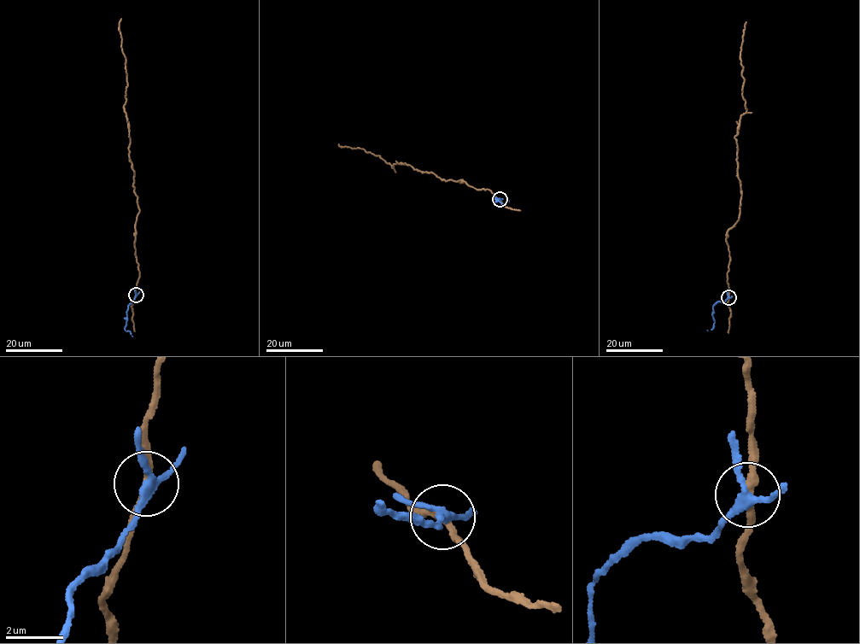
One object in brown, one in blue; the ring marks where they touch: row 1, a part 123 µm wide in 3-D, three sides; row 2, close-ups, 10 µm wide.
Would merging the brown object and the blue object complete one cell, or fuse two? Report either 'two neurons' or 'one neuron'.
two neurons

